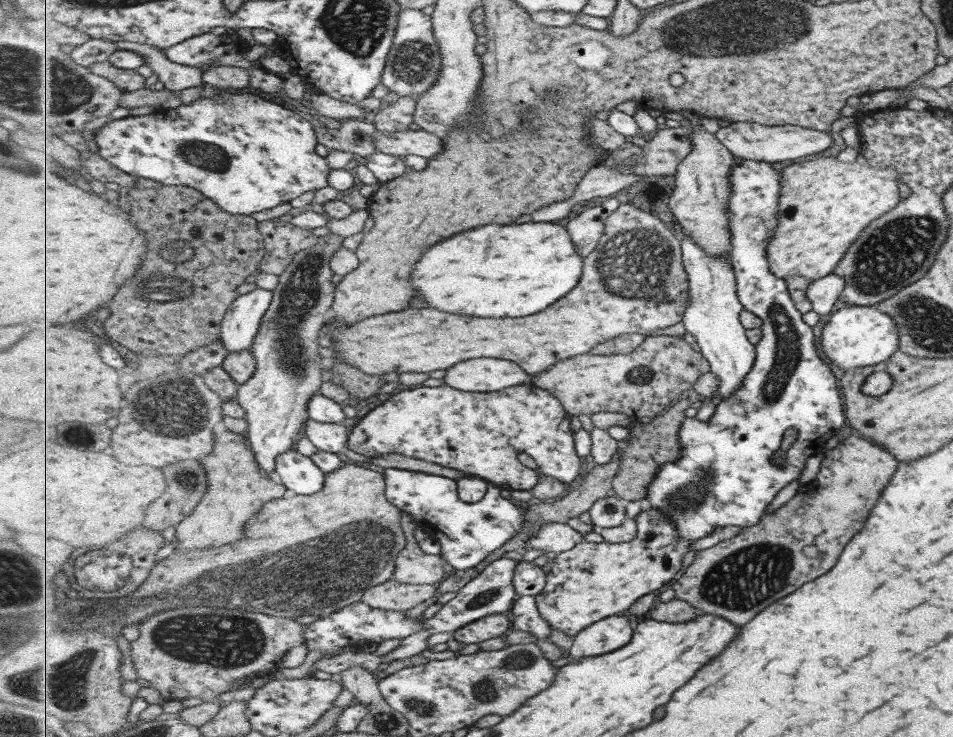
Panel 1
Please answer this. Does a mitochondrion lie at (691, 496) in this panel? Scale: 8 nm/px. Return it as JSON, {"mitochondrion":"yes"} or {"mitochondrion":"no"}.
{"mitochondrion":"yes"}

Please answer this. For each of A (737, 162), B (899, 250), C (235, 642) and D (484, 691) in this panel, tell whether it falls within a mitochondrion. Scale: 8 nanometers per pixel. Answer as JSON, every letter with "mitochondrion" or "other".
{"A":"other","B":"mitochondrion","C":"mitochondrion","D":"mitochondrion"}

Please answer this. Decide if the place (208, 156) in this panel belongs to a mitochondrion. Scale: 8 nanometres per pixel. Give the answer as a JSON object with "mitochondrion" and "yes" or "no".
{"mitochondrion":"yes"}

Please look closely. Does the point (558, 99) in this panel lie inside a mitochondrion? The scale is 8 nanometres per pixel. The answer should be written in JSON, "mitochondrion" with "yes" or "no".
{"mitochondrion":"yes"}

